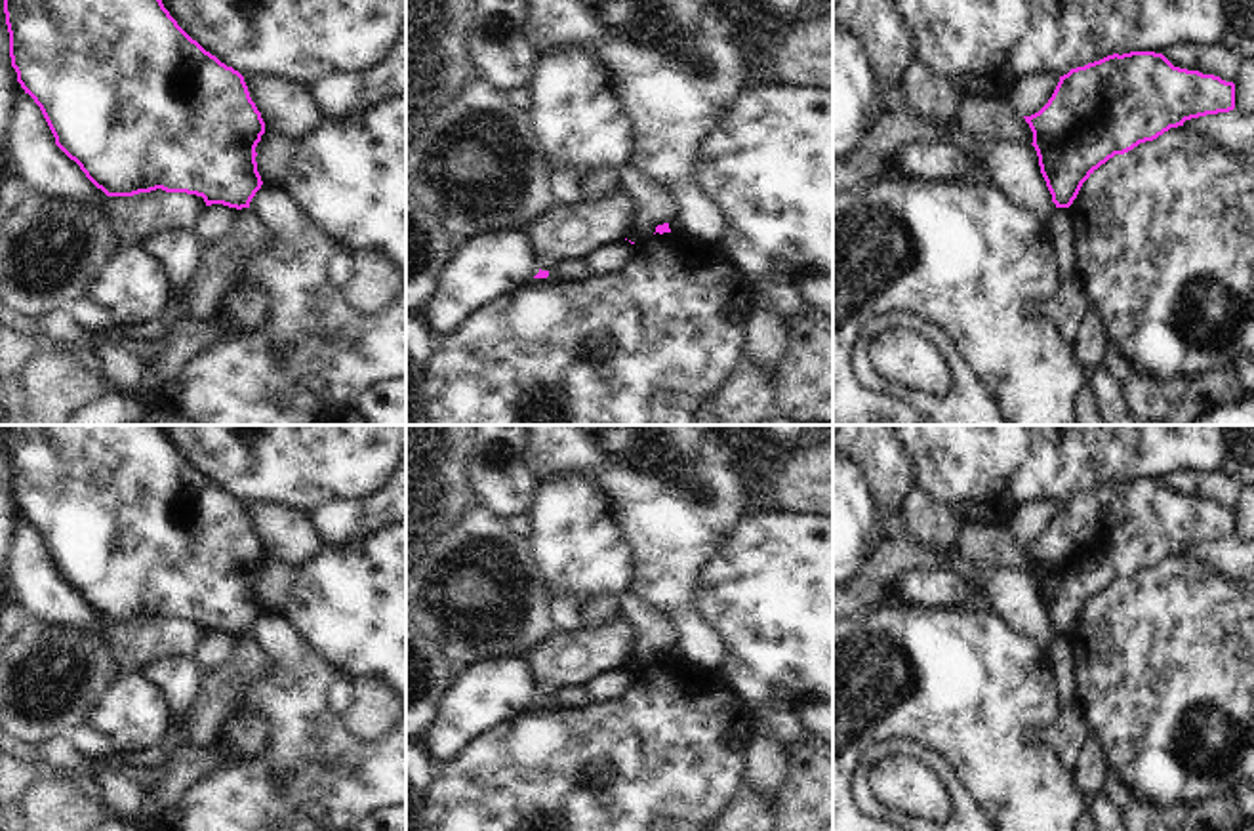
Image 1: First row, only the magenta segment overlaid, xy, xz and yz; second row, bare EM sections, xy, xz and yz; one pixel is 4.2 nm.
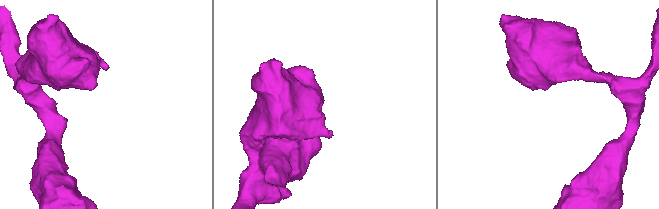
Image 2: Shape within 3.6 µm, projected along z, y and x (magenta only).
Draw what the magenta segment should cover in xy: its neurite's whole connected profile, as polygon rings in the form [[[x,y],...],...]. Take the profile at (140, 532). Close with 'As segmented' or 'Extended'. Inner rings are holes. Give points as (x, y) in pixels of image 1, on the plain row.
[[[4,425],[17,509],[40,534],[55,572],[107,623],[162,616],[202,623],[206,633],[250,635],[263,608],[255,574],[265,549],[244,503],[192,467],[160,425]]]. As segmented.

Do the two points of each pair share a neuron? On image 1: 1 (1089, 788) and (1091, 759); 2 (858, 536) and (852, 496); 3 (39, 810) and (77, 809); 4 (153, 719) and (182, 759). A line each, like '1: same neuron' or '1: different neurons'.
1: same neuron
2: same neuron
3: same neuron
4: different neurons

